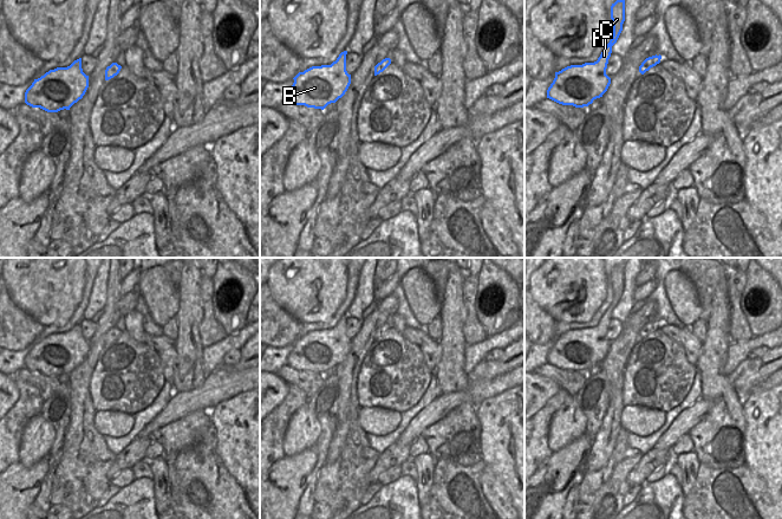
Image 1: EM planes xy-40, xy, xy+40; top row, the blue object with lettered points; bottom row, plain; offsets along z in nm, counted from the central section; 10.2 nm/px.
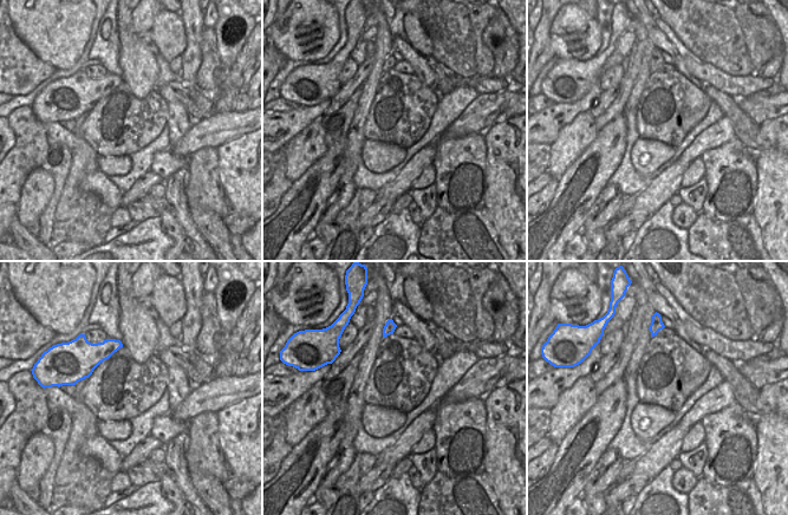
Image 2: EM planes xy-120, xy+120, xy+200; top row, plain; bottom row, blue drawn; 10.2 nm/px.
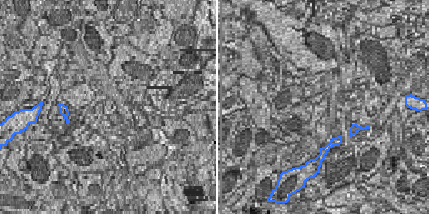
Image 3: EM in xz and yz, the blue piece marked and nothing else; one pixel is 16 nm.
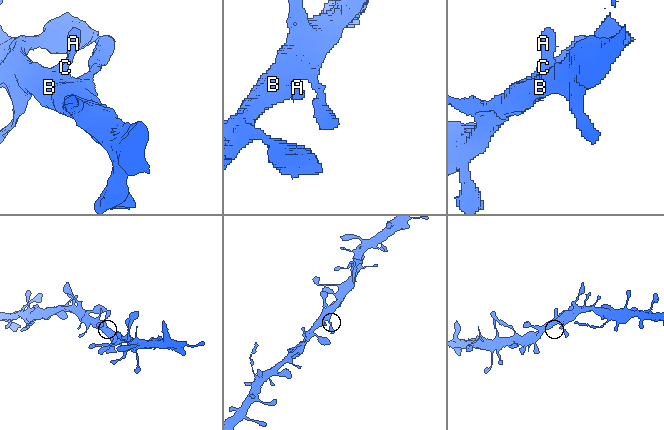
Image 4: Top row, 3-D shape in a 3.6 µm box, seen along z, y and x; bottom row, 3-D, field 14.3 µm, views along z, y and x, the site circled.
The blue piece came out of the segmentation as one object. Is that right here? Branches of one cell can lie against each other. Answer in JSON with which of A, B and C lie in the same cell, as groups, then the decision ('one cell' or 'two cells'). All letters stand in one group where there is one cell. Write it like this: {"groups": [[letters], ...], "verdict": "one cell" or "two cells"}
{"groups": [["A", "B", "C"]], "verdict": "one cell"}

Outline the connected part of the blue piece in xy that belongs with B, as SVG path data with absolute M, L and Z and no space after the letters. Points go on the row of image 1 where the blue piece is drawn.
M347 51L341 52L331 65L312 66L299 72L287 92L287 100L321 110L335 103L351 84L351 74L346 71L346 54Z

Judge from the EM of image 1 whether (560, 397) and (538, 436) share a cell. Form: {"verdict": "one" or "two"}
{"verdict": "one"}

